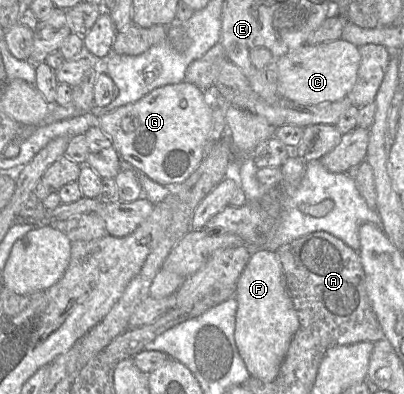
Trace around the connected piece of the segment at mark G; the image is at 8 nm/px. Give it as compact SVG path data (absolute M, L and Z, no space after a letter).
M181 82L157 88L137 102L99 114L98 126L111 139L121 160L133 166L138 174L172 187L183 184L209 150L212 108L202 90Z

